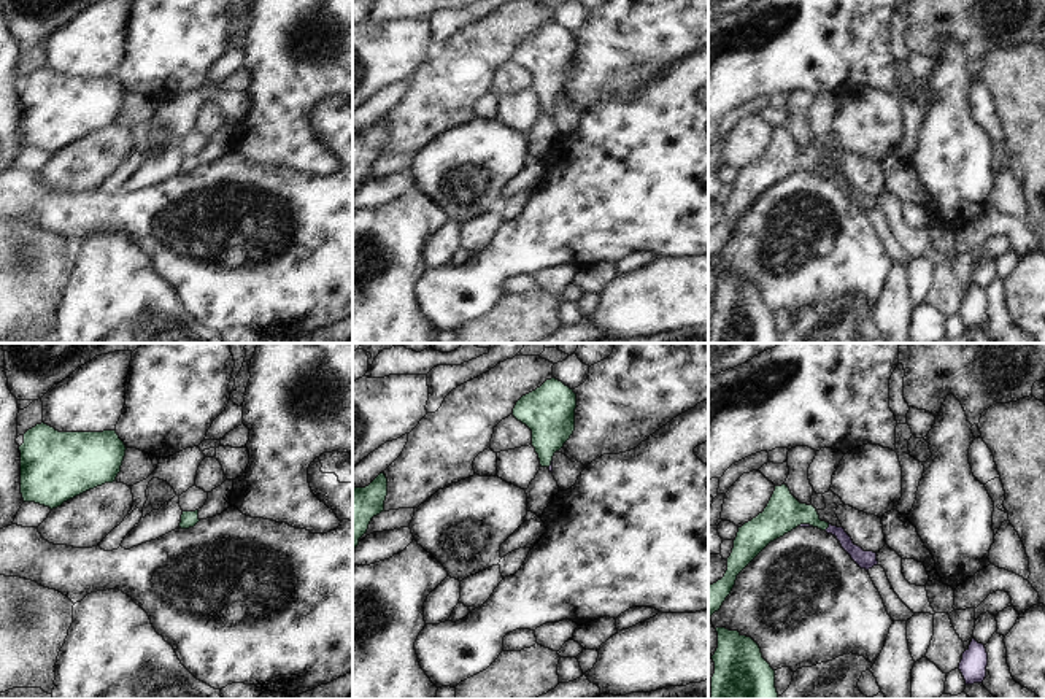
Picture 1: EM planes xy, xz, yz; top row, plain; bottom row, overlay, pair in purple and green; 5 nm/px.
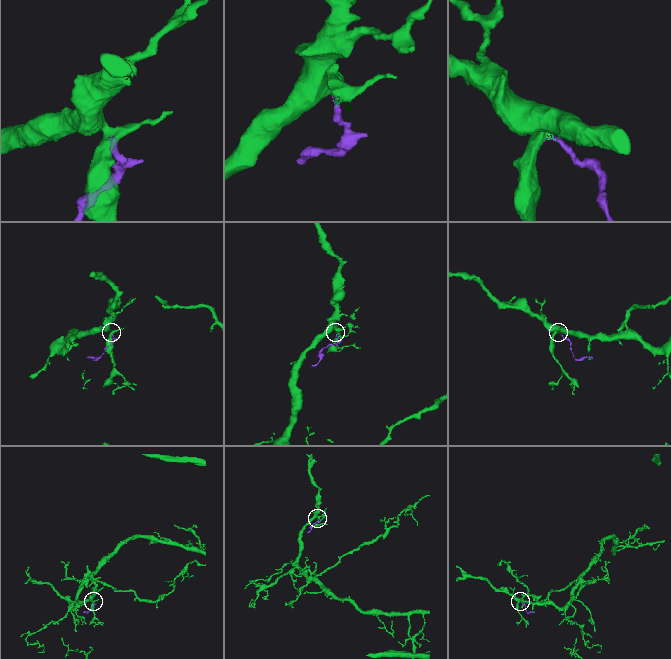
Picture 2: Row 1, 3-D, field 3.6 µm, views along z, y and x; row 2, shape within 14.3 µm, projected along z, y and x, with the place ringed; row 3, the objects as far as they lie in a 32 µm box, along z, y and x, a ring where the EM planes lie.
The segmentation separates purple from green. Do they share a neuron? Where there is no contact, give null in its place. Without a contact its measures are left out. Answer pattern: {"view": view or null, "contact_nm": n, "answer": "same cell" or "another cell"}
{"view": "yz", "contact_nm": 40, "answer": "same cell"}

